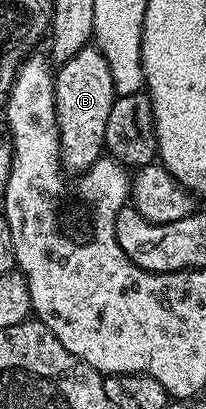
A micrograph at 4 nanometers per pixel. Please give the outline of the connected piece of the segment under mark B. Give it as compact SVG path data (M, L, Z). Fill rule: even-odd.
M95 45L84 46L70 60L59 63L54 74L54 100L60 129L60 160L65 171L88 170L105 153L106 122L117 97L110 64L106 64L106 56Z

